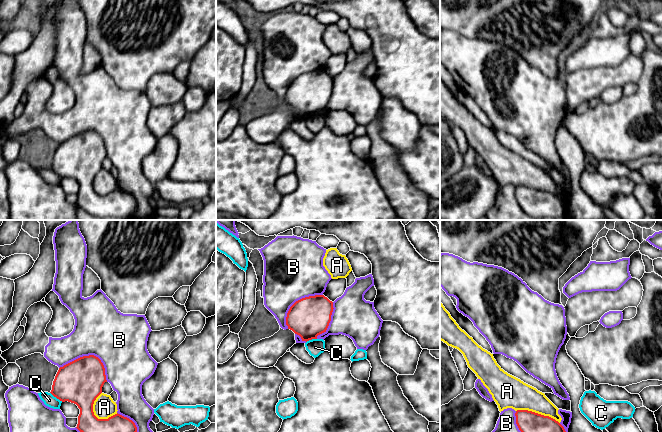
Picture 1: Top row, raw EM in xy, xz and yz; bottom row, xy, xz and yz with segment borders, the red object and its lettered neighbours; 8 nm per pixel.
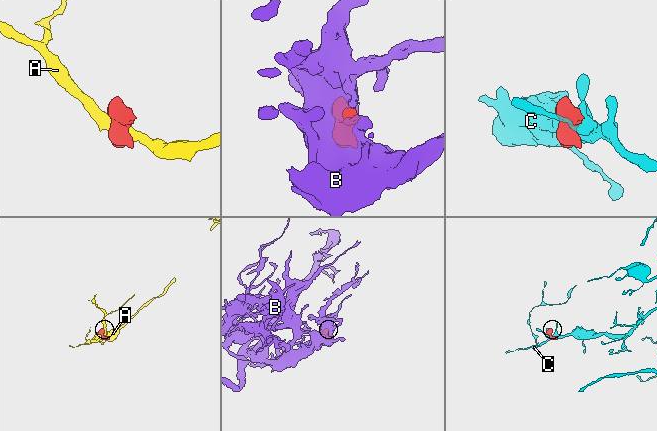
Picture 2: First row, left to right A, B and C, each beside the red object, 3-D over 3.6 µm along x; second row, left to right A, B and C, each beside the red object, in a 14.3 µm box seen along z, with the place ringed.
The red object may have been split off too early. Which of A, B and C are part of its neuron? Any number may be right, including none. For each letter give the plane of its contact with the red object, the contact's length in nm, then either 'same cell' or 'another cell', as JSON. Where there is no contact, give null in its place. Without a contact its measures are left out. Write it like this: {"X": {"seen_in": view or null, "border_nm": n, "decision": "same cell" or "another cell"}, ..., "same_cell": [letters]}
{"A": {"seen_in": "xy", "border_nm": 220, "decision": "another cell"}, "B": {"seen_in": "xy", "border_nm": 400, "decision": "same cell"}, "C": {"seen_in": "xy", "border_nm": 130, "decision": "another cell"}, "same_cell": ["B"]}

